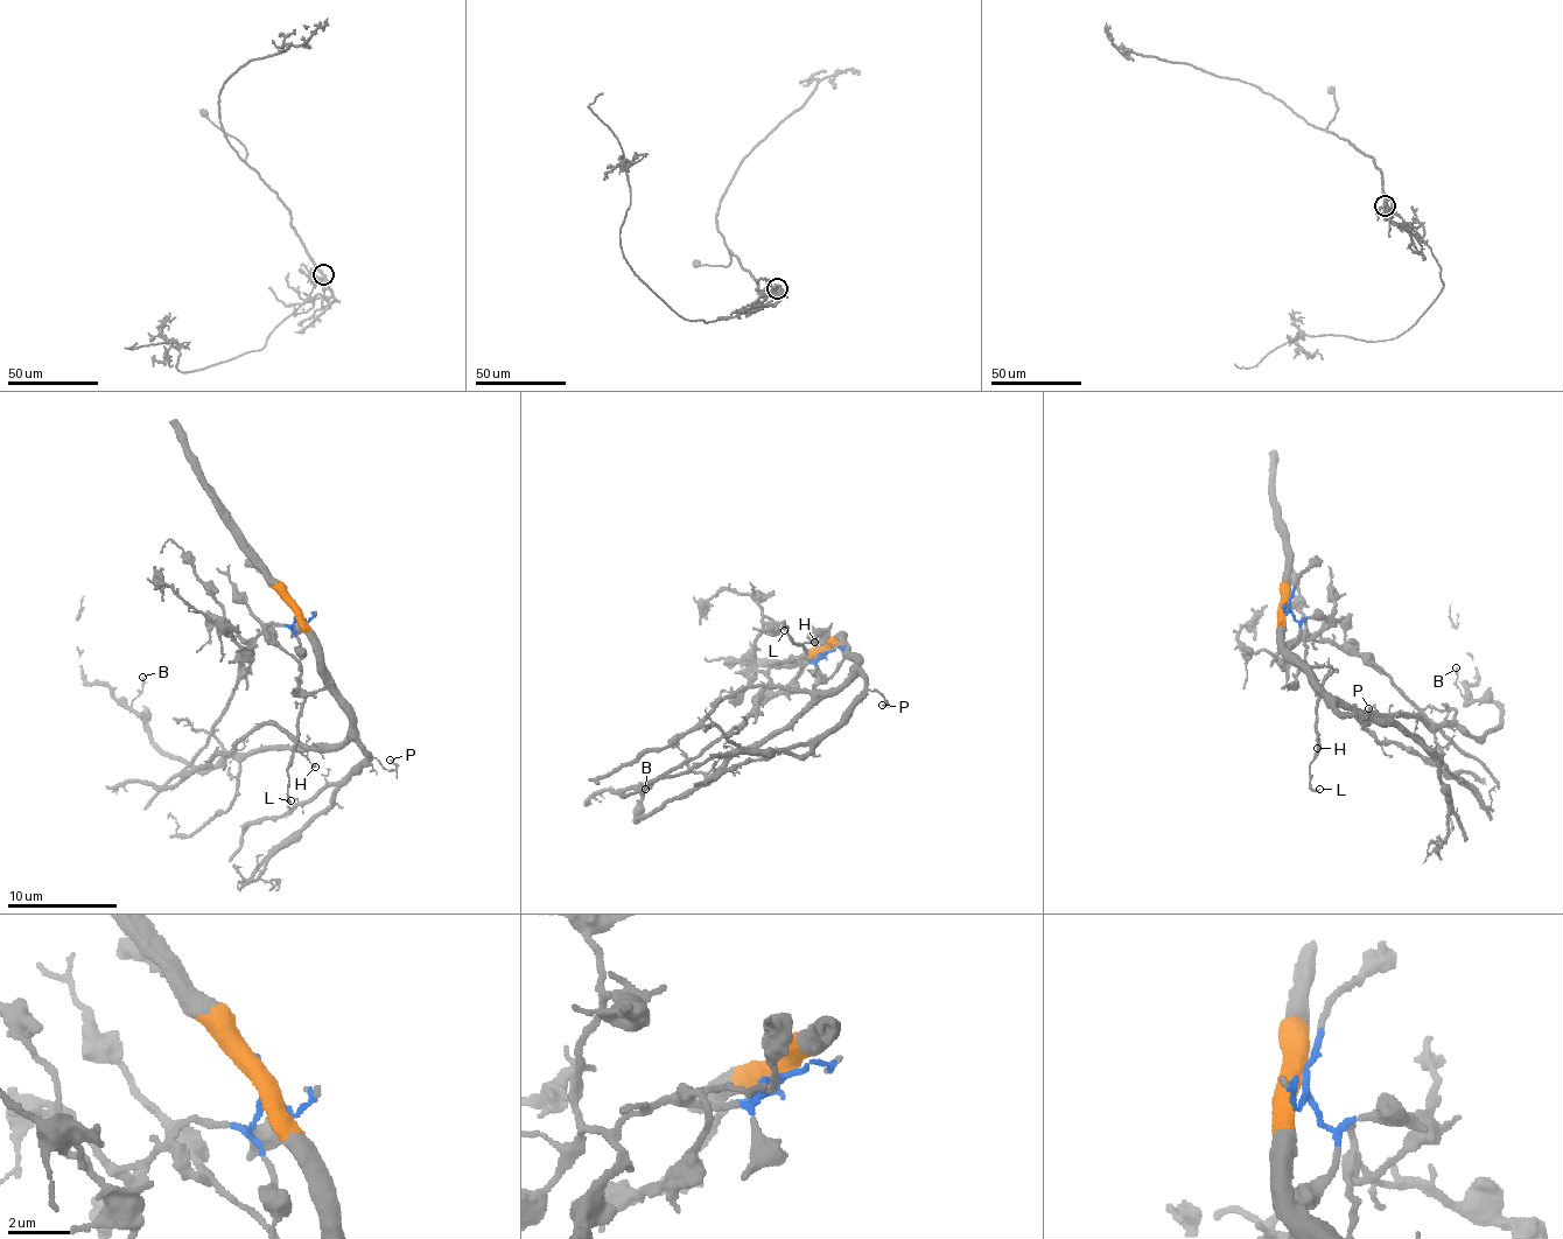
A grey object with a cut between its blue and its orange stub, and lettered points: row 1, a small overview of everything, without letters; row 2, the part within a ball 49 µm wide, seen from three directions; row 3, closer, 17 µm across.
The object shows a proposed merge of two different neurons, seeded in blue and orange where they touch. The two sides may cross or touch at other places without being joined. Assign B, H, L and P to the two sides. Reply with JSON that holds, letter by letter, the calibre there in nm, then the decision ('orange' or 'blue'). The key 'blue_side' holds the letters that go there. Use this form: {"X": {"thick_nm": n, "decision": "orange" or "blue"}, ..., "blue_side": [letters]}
{"B": {"thick_nm": 120, "decision": "orange"}, "H": {"thick_nm": 110, "decision": "orange"}, "L": {"thick_nm": 140, "decision": "orange"}, "P": {"thick_nm": 150, "decision": "orange"}, "blue_side": []}

